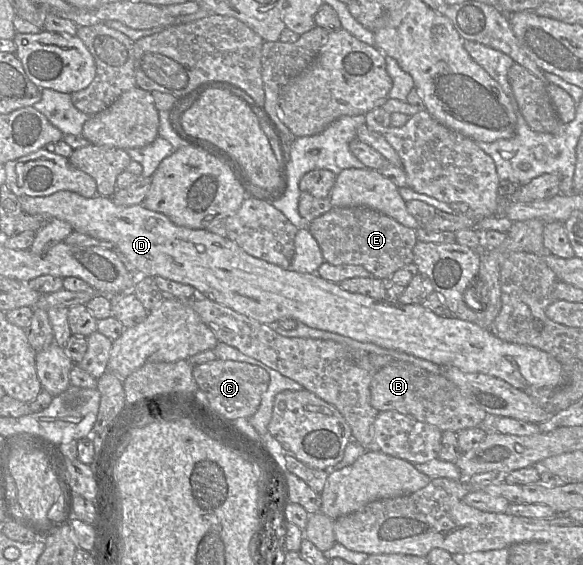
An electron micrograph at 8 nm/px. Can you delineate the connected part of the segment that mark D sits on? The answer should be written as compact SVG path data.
M66 190L58 191L48 196L32 197L32 196L26 195L18 198L23 211L25 211L28 214L42 215L42 216L47 216L48 218L56 218L56 219L66 221L72 226L74 231L77 231L79 233L88 235L96 239L106 240L111 242L113 244L113 249L115 249L126 260L126 262L130 264L131 271L133 271L133 273L140 272L142 273L141 276L159 275L161 277L164 277L166 279L169 279L175 282L188 284L194 287L197 290L197 292L200 294L200 296L204 296L221 305L229 307L234 311L240 314L243 314L249 318L252 318L260 323L275 325L281 319L290 318L290 319L302 322L310 328L337 333L339 335L349 337L359 342L372 343L385 349L397 350L397 351L412 355L414 357L432 362L441 367L454 366L459 368L461 371L465 373L482 373L485 375L490 375L495 378L502 379L505 382L512 385L513 387L526 392L538 391L538 390L554 390L560 387L564 383L565 372L560 362L558 362L550 354L536 347L503 341L500 338L496 337L490 330L481 327L475 322L462 320L454 316L448 317L448 318L439 316L434 312L428 310L422 304L406 305L406 304L400 304L399 302L390 302L388 300L374 299L372 297L362 295L359 293L351 293L351 292L345 291L339 286L339 284L327 281L321 278L320 276L318 276L316 273L300 273L300 272L293 271L291 269L283 269L278 265L266 262L264 260L261 260L249 255L241 247L239 247L234 241L230 240L228 237L222 237L220 235L214 234L210 232L208 229L191 229L183 226L178 226L174 224L166 215L156 211L149 210L145 208L142 204L136 204L132 206L121 206L121 205L115 204L112 197L105 197L97 194L92 198L85 198L75 192L66 191Z

